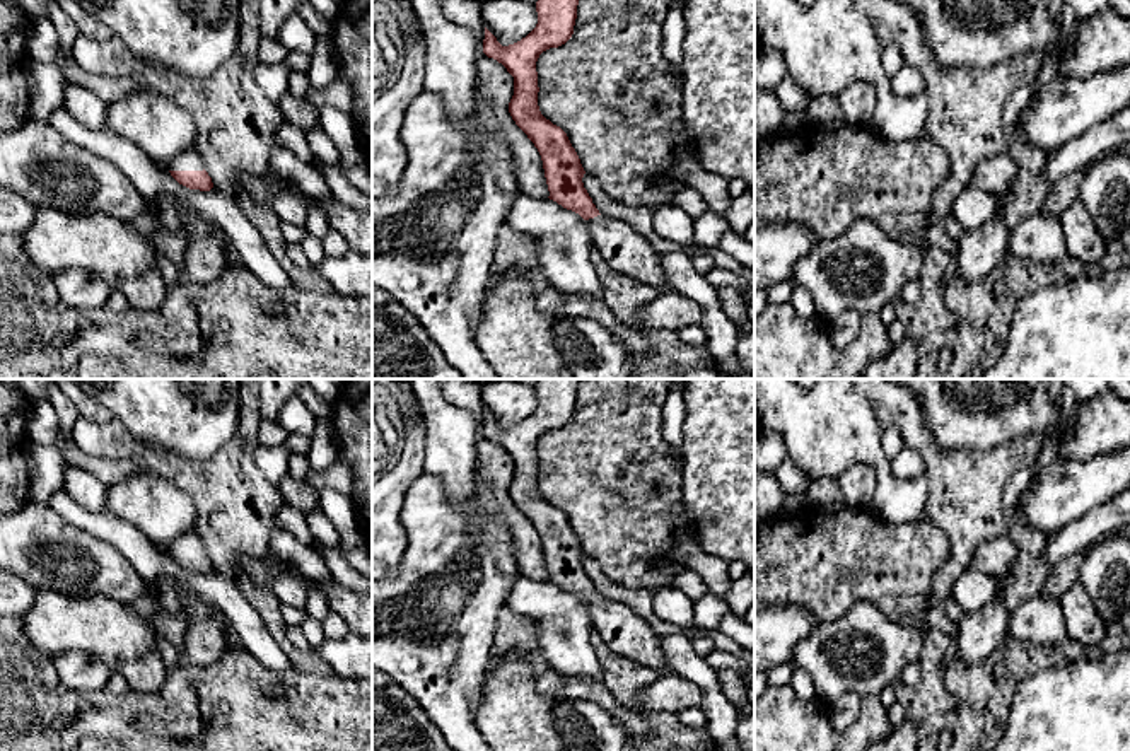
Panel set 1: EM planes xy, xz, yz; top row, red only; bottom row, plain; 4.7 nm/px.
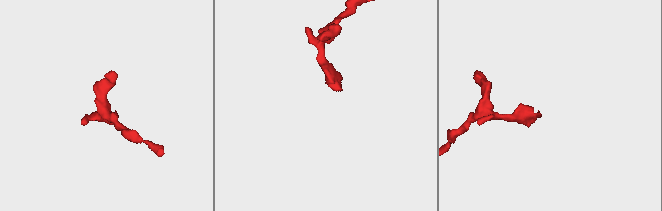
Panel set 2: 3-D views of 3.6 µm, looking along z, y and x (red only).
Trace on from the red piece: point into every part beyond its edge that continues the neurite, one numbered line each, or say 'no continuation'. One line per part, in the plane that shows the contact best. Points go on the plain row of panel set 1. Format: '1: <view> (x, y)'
1: xy (190, 541)

